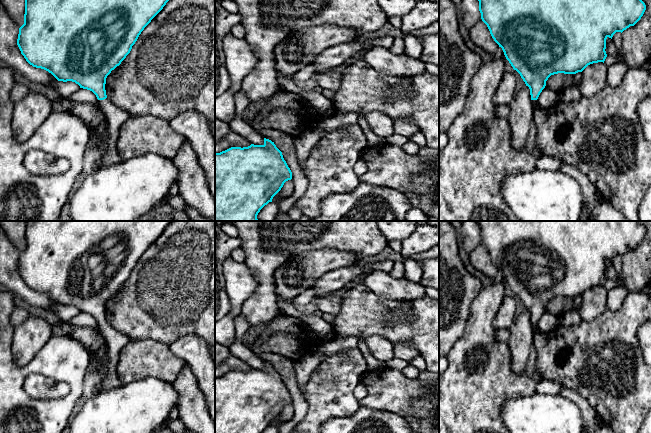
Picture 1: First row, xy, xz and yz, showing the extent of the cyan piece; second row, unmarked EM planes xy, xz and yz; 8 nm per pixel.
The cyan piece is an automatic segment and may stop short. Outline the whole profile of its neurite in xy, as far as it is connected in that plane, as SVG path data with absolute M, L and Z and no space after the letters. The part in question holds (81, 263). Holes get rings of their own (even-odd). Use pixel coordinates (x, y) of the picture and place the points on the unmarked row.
M25 221L25 238L24 248L19 252L19 258L17 263L17 269L24 280L26 285L36 292L41 292L51 297L58 305L72 305L80 310L80 312L92 315L98 323L98 331L104 337L108 346L109 362L105 371L104 378L100 391L106 391L109 389L119 388L124 385L119 380L116 366L119 361L119 354L122 348L128 344L131 339L129 336L114 329L106 319L105 308L106 302L130 277L132 270L137 265L139 259L144 252L151 246L151 244L163 233L166 227L171 221Z

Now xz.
M264 362L263 369L251 368L248 371L231 371L220 377L215 377L215 433L262 433L281 414L284 407L292 403L292 396L283 382L282 376L276 371L274 366Z

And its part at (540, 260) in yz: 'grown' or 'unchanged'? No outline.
grown

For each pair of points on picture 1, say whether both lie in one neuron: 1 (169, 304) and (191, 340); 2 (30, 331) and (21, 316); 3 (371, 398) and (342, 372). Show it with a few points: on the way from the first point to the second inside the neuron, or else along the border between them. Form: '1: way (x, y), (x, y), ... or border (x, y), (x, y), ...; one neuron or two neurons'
1: border (204, 339), (185, 334), (169, 345); two neurons
2: border (29, 316), (15, 328); two neurons
3: border (358, 400), (361, 405); two neurons

